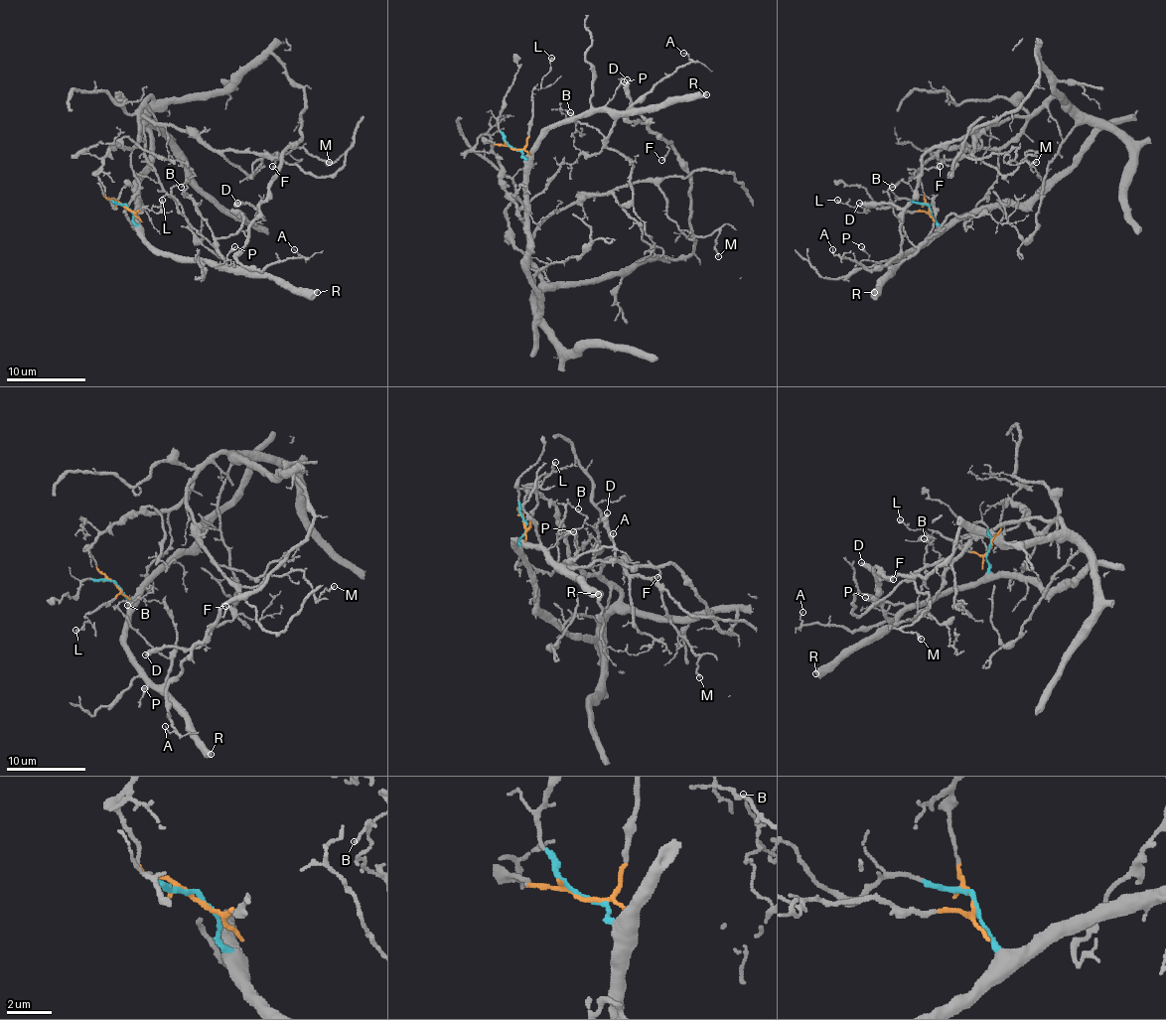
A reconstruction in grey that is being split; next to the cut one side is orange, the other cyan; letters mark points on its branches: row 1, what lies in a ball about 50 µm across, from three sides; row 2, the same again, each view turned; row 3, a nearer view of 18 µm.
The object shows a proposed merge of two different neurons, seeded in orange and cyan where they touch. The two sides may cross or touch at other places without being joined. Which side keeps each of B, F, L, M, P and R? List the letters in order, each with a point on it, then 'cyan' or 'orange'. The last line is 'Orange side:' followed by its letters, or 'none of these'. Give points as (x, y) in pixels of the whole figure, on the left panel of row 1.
B: place (181, 187); cyan
F: place (272, 166); orange
L: place (162, 200); orange
M: place (329, 162); orange
P: place (234, 246); cyan
R: place (317, 292); cyan
Orange side: F, L, M

